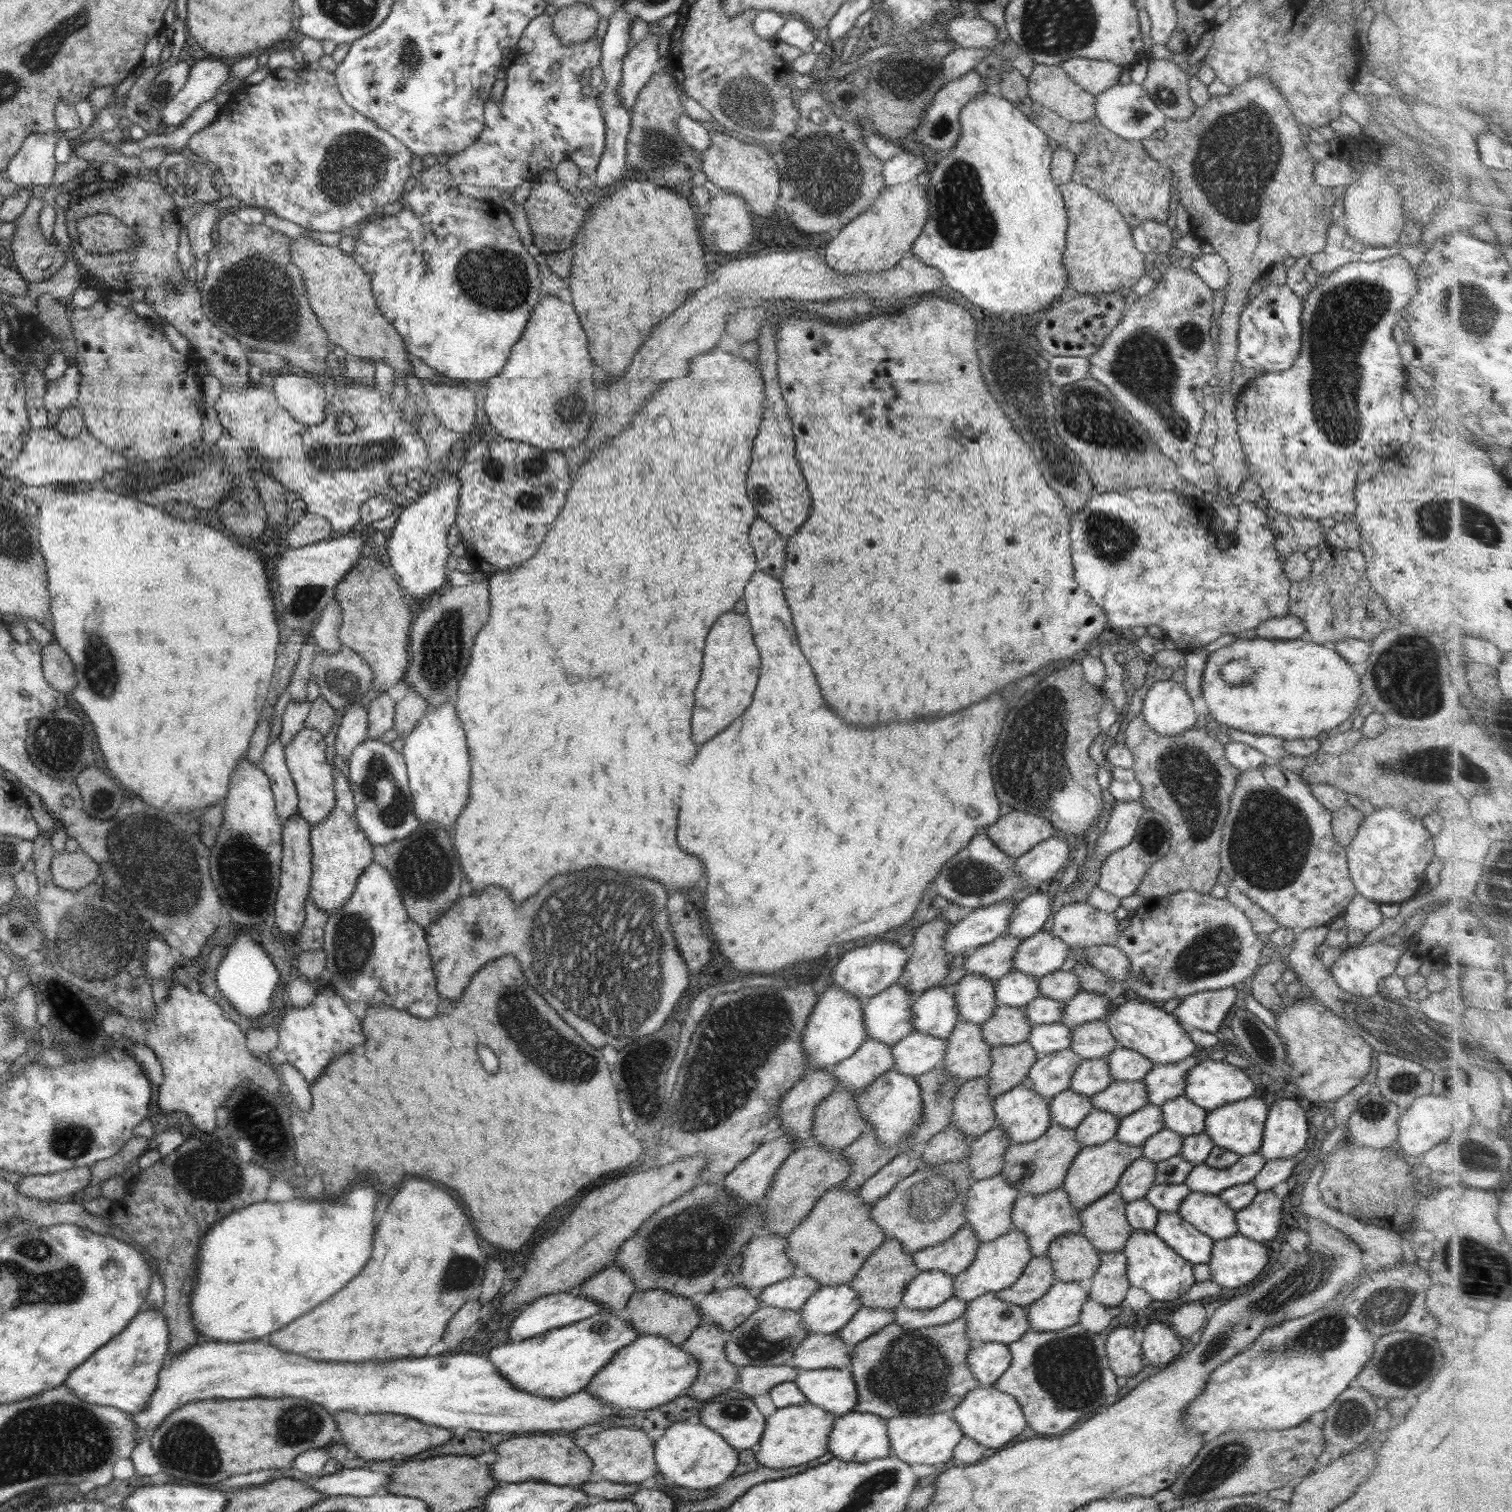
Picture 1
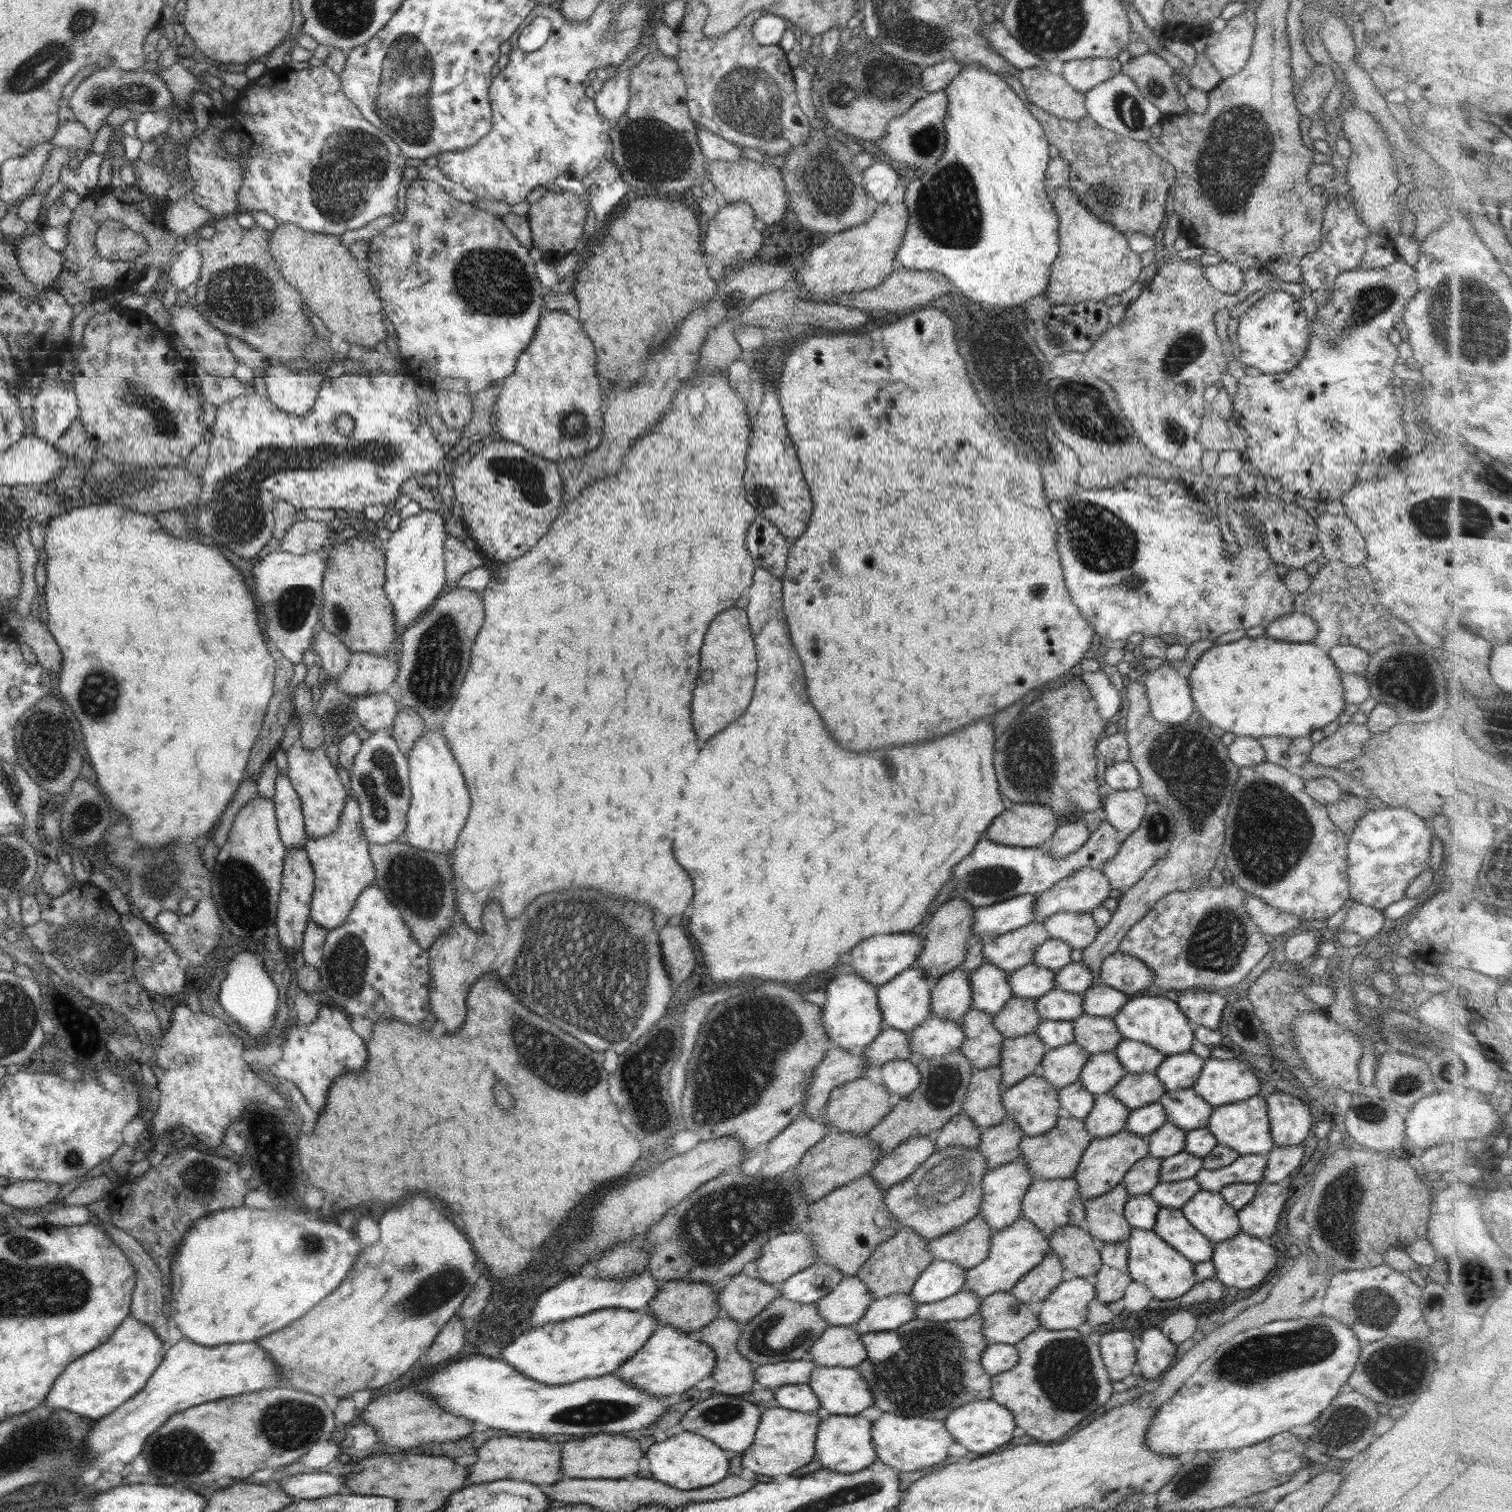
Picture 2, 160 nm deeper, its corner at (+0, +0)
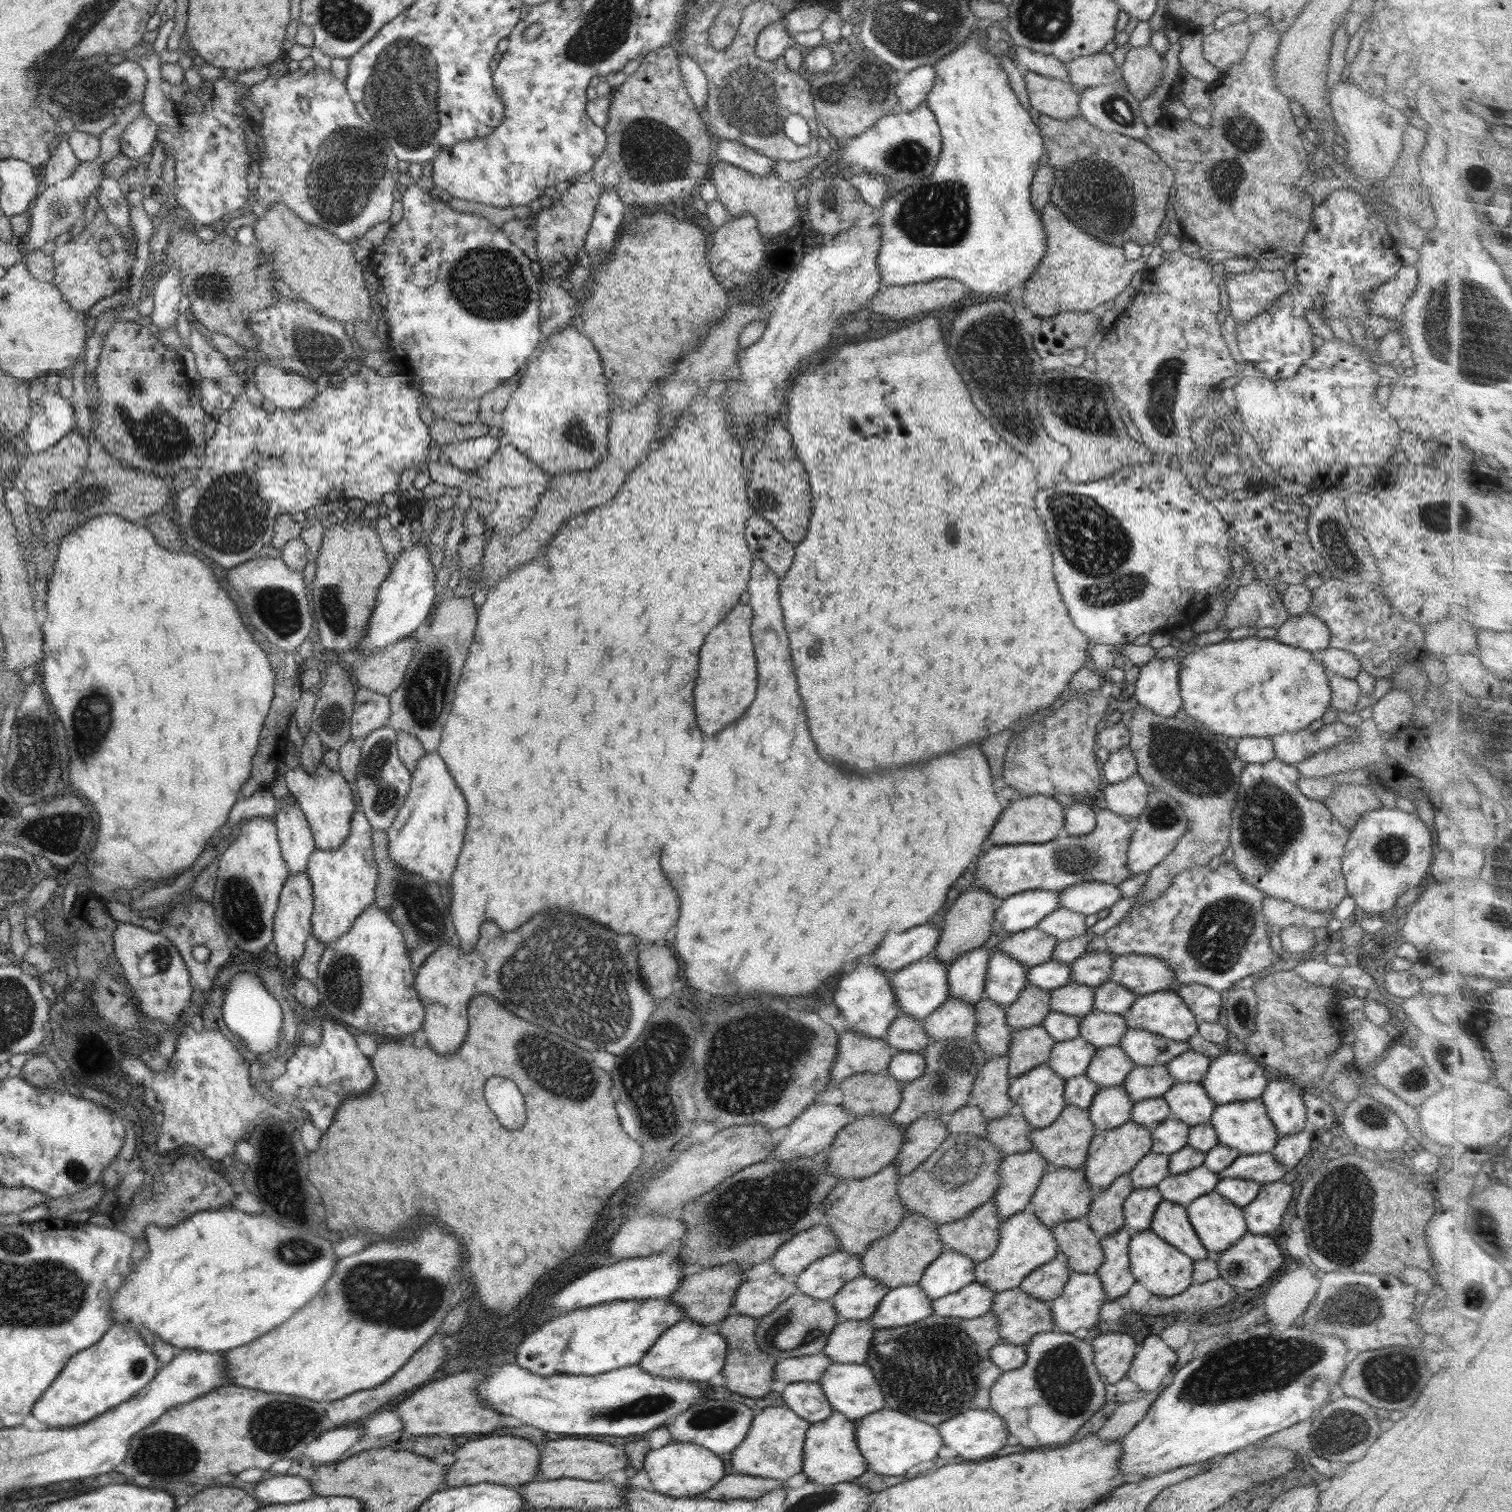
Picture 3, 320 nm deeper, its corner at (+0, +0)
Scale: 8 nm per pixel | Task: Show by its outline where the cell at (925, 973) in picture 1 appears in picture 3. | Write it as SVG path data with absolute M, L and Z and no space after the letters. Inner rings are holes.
M973 886L956 899L950 910L944 915L943 926L940 928L940 941L938 941L938 945L936 945L932 954L940 964L948 966L962 954L983 947L989 940L992 933L991 924L995 920L996 912L994 899L993 894L976 886Z

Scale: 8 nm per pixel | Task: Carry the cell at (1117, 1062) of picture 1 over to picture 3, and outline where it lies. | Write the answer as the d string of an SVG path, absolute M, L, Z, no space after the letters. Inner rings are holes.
M1127 1028L1118 1044L1135 1066L1162 1066L1191 1049L1187 1042L1170 1040L1144 1029Z

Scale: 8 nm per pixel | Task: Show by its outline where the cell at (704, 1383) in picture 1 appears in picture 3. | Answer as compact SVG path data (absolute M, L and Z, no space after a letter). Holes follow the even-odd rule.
M731 1315L716 1325L716 1332L724 1337L727 1344L727 1355L723 1366L723 1375L729 1390L748 1396L748 1398L761 1398L770 1394L770 1387L775 1381L775 1366L778 1359L775 1356L762 1352L755 1341L755 1330L760 1320L746 1315Z

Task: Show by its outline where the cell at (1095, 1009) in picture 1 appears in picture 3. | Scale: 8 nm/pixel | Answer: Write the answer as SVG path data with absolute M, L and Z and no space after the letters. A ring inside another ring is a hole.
M1110 980L1093 988L1093 990L1093 1008L1117 1015L1124 1016L1137 998L1130 990L1126 990L1124 986Z

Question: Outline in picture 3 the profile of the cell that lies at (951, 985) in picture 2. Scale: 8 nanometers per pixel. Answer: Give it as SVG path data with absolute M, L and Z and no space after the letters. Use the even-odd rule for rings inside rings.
M985 947L962 954L948 965L950 997L976 1005L984 998L984 986L991 951Z

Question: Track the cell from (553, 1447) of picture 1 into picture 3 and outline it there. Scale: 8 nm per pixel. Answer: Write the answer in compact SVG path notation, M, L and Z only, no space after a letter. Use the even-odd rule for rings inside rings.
M492 1436L462 1444L454 1453L455 1461L447 1467L445 1487L463 1487L482 1482L518 1488L538 1479L539 1443L516 1436Z

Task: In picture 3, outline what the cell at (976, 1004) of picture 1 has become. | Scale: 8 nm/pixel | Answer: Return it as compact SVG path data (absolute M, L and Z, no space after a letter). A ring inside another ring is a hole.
M991 952L986 971L984 998L1006 1006L1018 1001L1019 993L1027 985L1027 968L1000 952Z

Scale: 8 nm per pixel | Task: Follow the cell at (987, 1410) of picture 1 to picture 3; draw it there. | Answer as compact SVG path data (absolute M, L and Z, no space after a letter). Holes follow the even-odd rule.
M968 1409L962 1414L956 1414L953 1418L940 1423L937 1425L937 1429L942 1437L943 1445L956 1450L956 1454L962 1456L964 1460L982 1460L982 1458L996 1454L1002 1446L1006 1446L1009 1435L1004 1420L990 1409L986 1411Z

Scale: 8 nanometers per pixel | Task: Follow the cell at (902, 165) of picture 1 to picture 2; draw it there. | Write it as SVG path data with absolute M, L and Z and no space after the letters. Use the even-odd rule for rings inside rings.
M878 160L862 173L862 188L865 188L876 200L883 202L896 188L900 176L890 163Z

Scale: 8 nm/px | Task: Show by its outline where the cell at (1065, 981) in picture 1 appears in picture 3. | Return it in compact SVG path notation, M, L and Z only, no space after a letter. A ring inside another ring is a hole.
M1107 950L1104 952L1085 952L1074 963L1069 964L1072 968L1071 980L1080 984L1096 988L1109 980L1112 973L1113 954Z

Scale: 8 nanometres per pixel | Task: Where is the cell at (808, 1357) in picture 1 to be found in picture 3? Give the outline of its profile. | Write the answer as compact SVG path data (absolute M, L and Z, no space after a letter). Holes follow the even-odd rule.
M869 1319L841 1320L832 1329L823 1353L834 1363L864 1364L872 1347L874 1329Z

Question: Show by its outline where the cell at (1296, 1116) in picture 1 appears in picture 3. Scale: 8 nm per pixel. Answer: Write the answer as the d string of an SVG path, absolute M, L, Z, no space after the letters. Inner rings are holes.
M1269 1081L1260 1097L1278 1135L1296 1134L1306 1128L1307 1108L1303 1088L1295 1081Z

